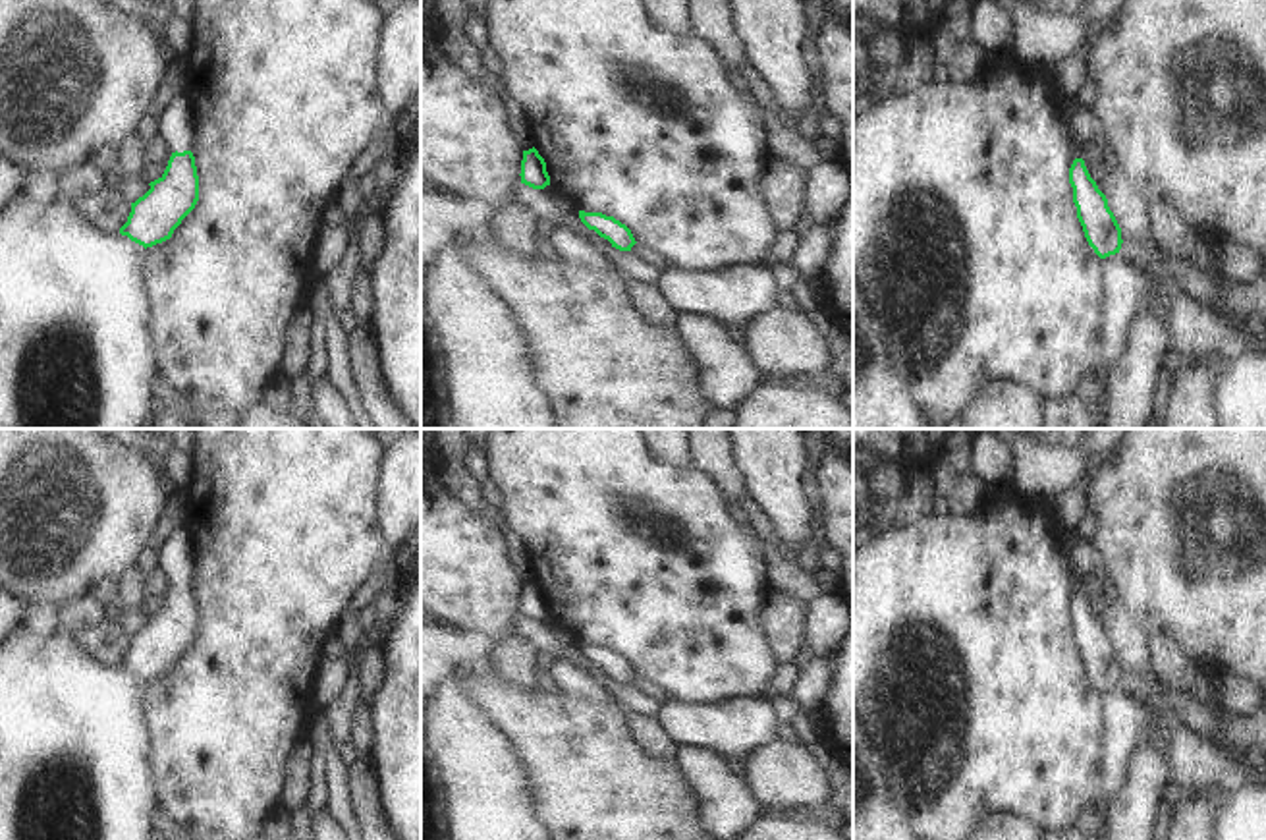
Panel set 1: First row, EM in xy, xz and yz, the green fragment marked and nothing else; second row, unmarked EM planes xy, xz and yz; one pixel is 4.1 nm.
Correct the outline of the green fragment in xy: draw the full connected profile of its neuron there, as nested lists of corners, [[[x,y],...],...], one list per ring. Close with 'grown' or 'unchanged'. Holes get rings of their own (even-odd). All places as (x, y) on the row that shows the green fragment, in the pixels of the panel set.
[[[174,95],[156,126],[166,149],[162,174],[147,185],[143,197],[131,203],[127,222],[120,228],[122,236],[145,249],[170,239],[199,201],[199,176],[191,153],[195,133],[187,97]]]; grown

